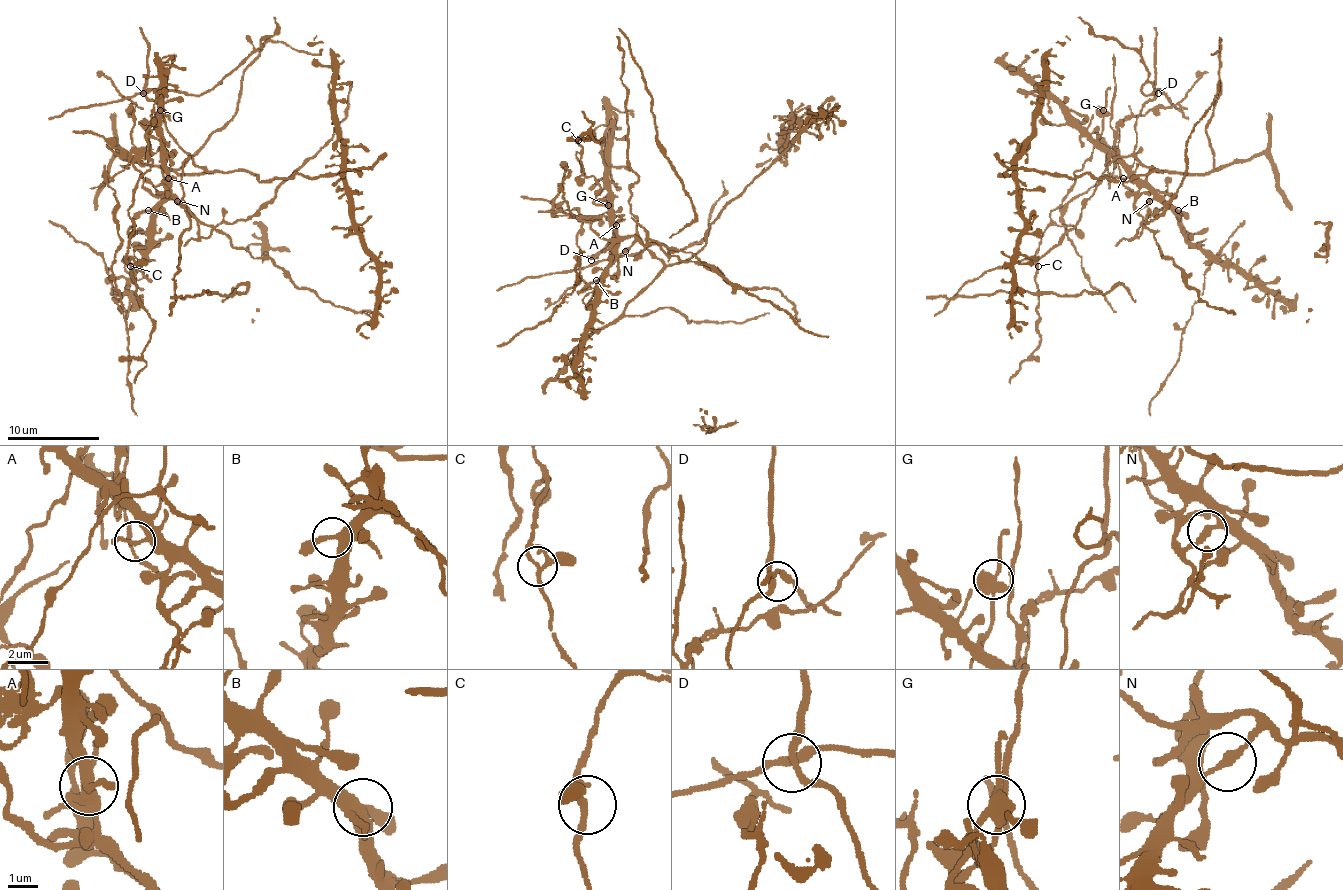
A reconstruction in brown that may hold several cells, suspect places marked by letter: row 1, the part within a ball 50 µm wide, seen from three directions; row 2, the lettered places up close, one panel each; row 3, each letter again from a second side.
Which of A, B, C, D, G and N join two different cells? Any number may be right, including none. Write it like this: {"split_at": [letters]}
{"split_at": ["G", "N"]}

